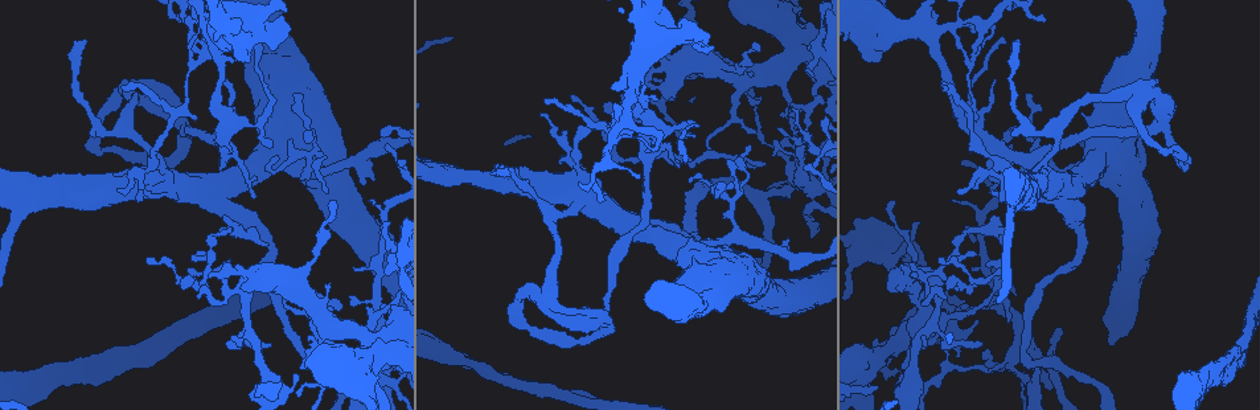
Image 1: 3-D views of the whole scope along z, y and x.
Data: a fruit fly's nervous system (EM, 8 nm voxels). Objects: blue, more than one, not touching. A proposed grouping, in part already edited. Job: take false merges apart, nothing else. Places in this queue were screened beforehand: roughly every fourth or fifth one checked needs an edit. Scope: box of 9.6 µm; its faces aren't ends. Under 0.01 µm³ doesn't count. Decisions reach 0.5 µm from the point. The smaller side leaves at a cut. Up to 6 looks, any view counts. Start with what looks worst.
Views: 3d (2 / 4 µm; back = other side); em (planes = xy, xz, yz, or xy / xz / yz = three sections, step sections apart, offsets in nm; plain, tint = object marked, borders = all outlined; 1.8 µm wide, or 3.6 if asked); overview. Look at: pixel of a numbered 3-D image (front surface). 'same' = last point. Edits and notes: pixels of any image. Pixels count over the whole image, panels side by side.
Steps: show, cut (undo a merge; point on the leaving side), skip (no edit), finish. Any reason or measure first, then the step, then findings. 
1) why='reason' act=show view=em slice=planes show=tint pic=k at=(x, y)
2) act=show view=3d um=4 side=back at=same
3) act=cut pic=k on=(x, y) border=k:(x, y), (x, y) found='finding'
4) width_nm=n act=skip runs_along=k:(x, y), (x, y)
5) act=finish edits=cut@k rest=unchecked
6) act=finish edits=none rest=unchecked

why='arms part here' act=show view=em slice=yz step=8 show=tint pic=1 at=(34, 378)

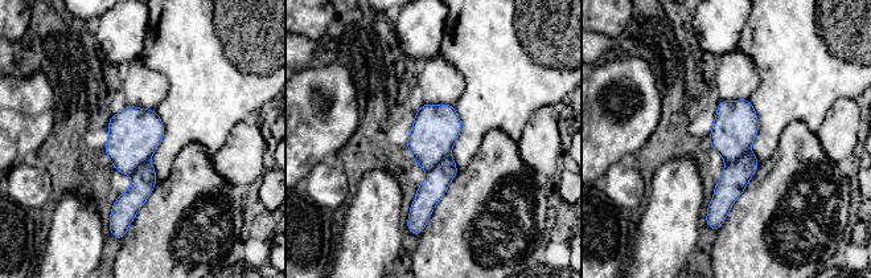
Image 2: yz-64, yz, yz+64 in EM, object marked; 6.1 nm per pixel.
act=show view=em slice=planes show=borders at=same

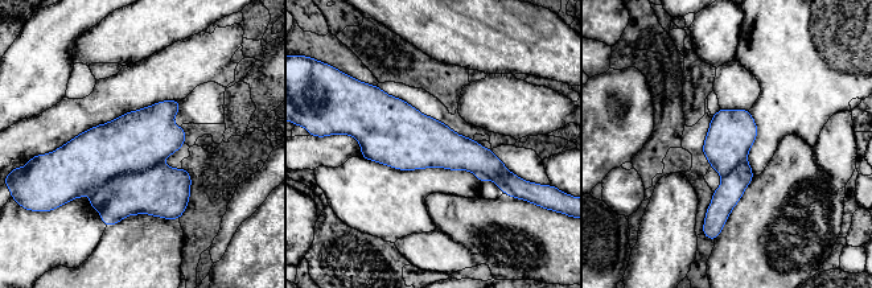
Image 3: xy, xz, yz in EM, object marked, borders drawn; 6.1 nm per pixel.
act=skip found='continuous, no second neuron'

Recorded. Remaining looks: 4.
why='calibre changes' act=show view=3d um=4 pic=1 at=(901, 247)

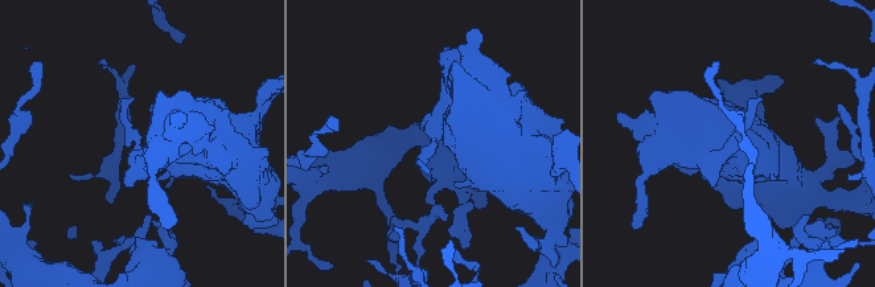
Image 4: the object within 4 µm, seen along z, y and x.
why='now the EM' act=show view=em slice=planes show=tint pic=4 at=(733, 145)

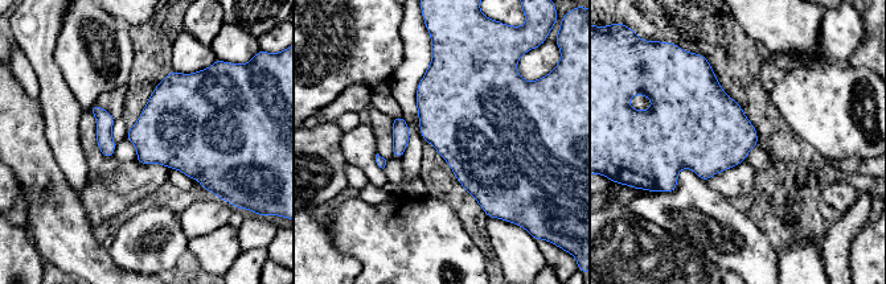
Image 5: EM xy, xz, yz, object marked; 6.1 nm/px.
width_nm=420 act=skip found='all the same neuron'

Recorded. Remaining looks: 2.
why='a fork' act=show view=em slice=xy step=8 show=tint pic=1 at=(981, 279)

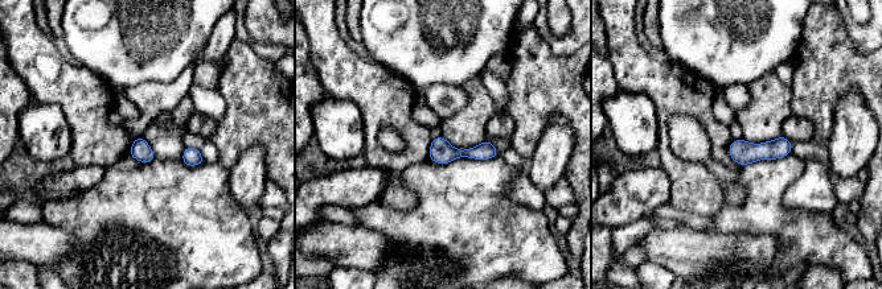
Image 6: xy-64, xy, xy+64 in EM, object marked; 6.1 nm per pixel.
act=skip runs_along=6:(433, 147), (446, 153), (493, 153) found='all the same neuron'

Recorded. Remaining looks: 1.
act=finish edits=none rest=unchecked

